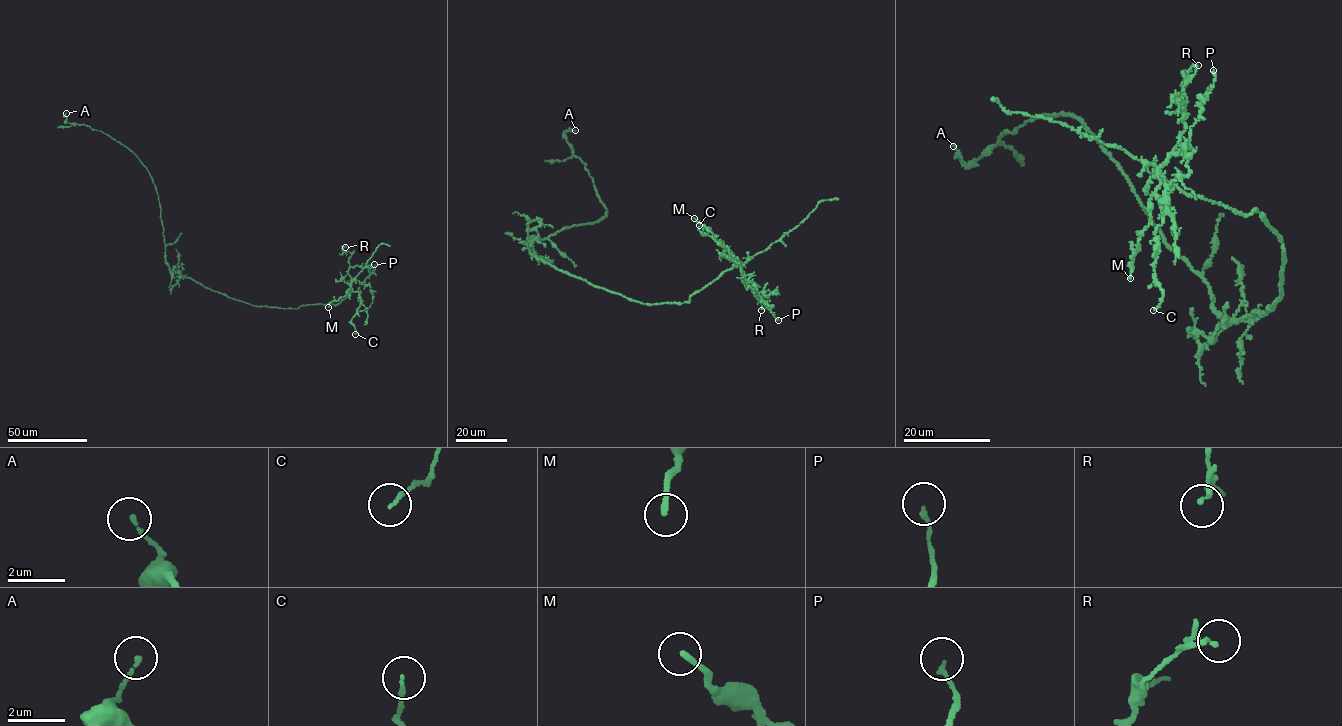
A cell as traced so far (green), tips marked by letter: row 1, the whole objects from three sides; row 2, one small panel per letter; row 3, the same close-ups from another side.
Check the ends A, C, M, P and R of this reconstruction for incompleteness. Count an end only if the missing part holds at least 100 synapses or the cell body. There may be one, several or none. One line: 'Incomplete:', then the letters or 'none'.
Incomplete: none

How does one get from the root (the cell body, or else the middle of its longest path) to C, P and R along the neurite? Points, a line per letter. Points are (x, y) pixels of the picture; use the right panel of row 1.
C: (1261, 314), (1281, 294), (1280, 237), (1255, 209), (1246, 215), (1171, 184), (1156, 235), (1162, 299), (1153, 310)
P: (1261, 314), (1281, 294), (1280, 237), (1255, 209), (1246, 215), (1188, 195), (1160, 173), (1189, 145), (1213, 70)
R: (1261, 314), (1281, 294), (1280, 237), (1255, 209), (1188, 195), (1160, 173), (1198, 65)

